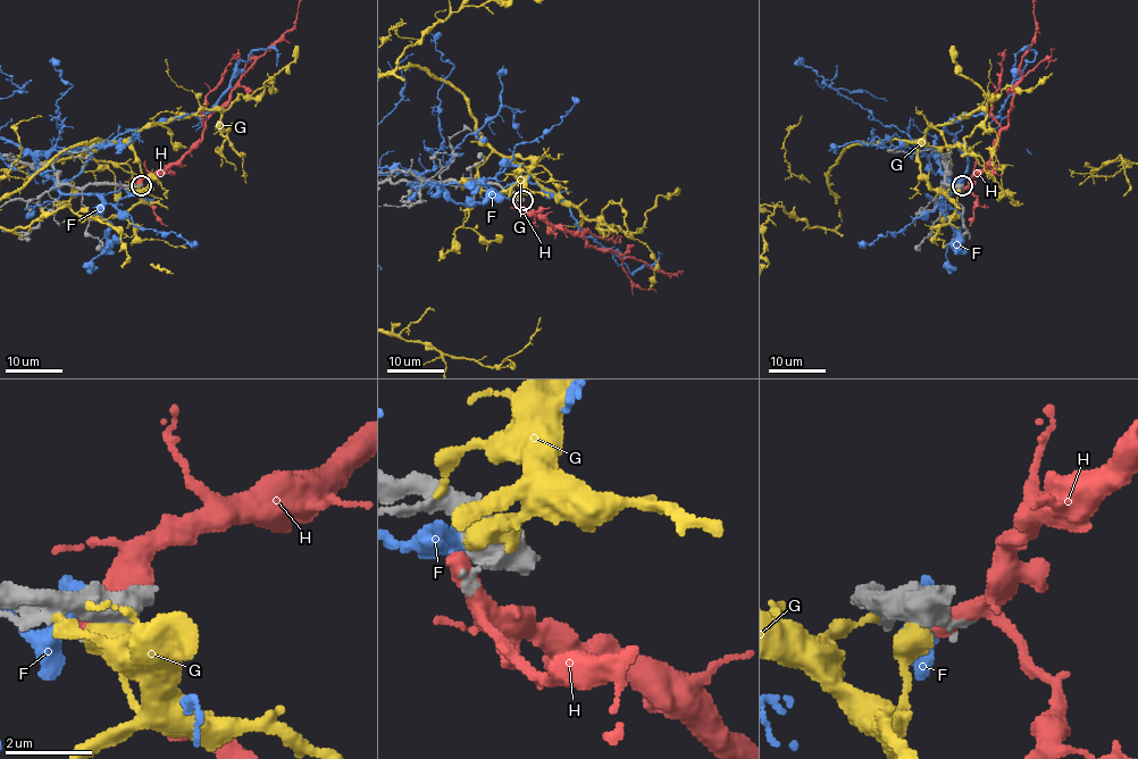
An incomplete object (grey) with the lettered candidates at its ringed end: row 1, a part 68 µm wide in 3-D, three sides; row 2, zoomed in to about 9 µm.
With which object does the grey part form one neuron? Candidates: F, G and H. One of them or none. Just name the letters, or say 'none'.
none

